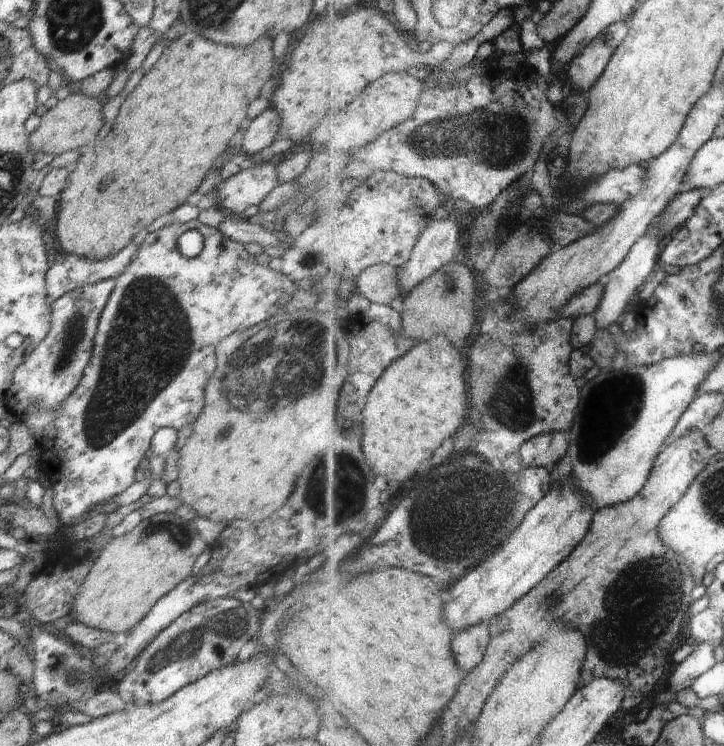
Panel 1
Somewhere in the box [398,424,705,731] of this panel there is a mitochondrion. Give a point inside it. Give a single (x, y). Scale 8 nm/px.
(622, 626)

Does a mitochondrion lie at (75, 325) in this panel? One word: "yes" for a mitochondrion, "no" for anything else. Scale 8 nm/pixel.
yes

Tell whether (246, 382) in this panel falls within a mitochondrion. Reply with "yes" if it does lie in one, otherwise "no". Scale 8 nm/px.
yes

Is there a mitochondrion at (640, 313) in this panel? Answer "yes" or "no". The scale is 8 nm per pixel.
no

